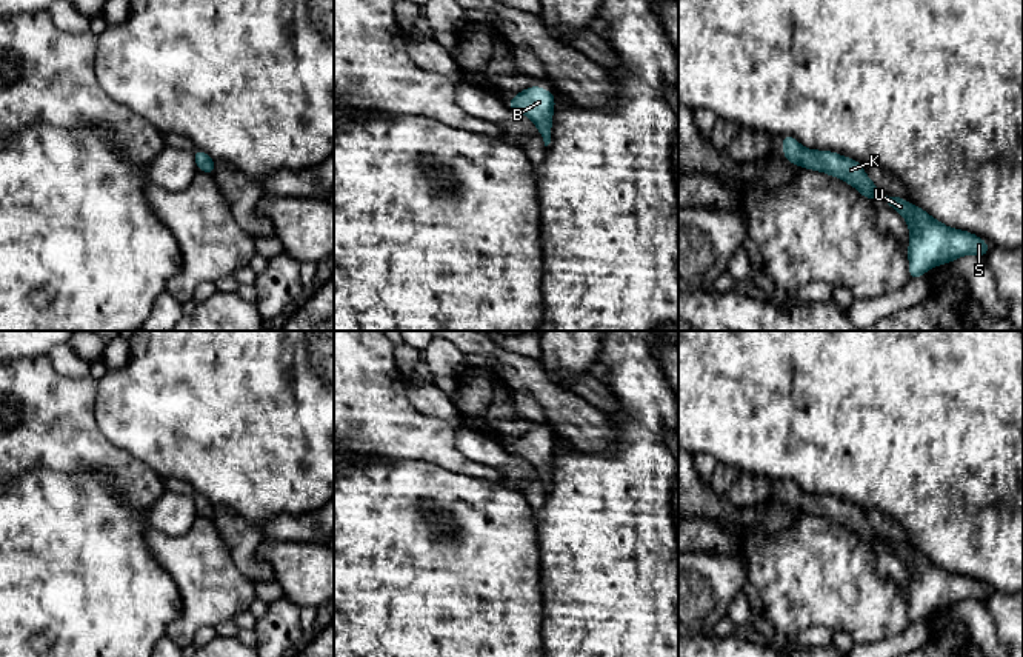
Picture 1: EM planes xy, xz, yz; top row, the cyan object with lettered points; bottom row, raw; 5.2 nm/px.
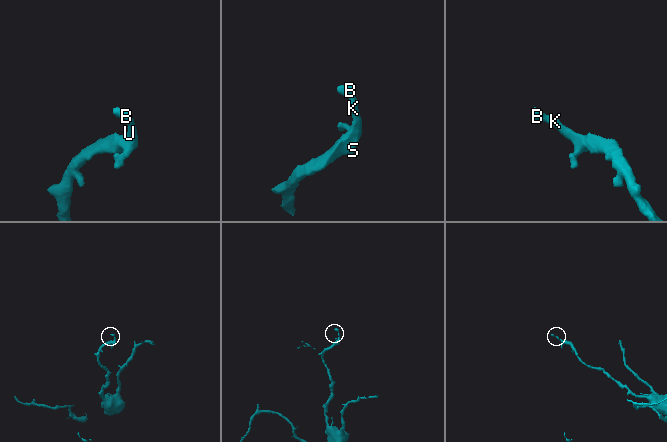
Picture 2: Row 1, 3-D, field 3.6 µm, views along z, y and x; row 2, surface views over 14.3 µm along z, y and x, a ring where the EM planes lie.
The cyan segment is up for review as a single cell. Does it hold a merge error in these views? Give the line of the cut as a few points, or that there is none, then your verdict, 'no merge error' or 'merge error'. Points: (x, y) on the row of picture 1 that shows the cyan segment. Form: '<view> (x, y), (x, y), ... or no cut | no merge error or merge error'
no cut | no merge error

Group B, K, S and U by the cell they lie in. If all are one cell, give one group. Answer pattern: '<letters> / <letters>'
B K S U

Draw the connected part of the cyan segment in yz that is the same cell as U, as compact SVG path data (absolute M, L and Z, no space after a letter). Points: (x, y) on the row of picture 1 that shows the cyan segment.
M783 135L783 158L805 169L820 171L854 186L866 200L883 197L909 226L909 278L923 277L932 266L952 263L961 255L986 257L989 245L969 231L954 229L925 209L900 197L885 195L865 172L861 163L834 151L803 148L792 135Z

